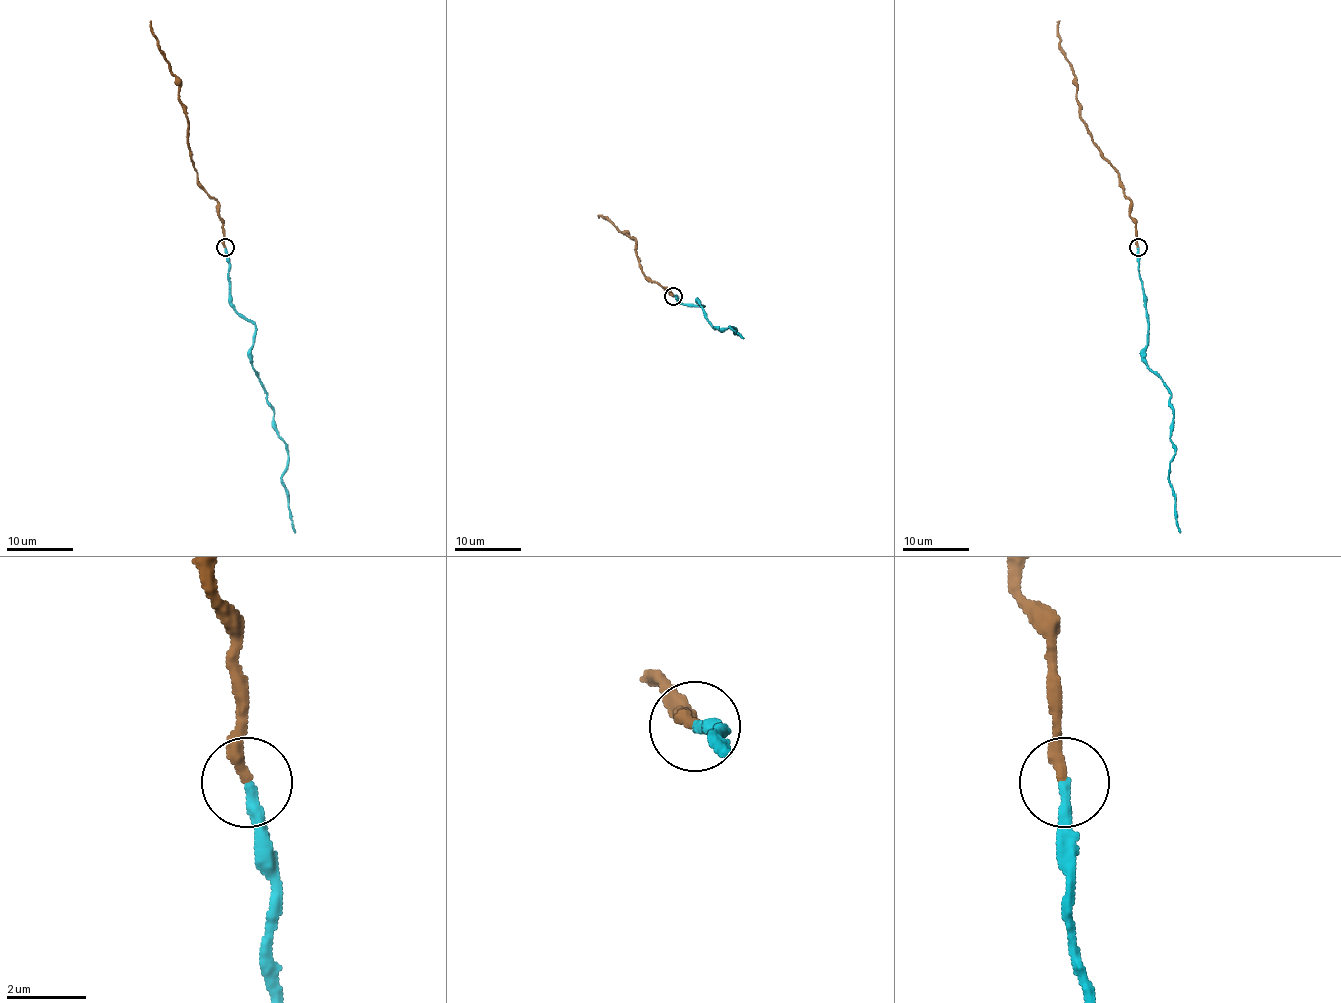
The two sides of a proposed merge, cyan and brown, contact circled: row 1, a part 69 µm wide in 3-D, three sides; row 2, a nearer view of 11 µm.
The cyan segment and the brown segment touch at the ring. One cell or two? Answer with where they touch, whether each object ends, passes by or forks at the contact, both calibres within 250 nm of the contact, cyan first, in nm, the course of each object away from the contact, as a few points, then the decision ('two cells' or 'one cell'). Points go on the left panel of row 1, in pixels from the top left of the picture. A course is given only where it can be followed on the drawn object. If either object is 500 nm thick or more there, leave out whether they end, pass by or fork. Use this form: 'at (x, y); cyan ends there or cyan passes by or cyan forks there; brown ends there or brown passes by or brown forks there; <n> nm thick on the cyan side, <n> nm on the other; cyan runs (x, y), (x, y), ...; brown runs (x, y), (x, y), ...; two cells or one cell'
at (225, 247); cyan ends there; brown ends there; 280 nm thick on the cyan side, 280 nm on the other; cyan runs (225, 247), (232, 306), (255, 326), (251, 364), (273, 410), (273, 427), (288, 454), (281, 485), (294, 533); brown runs (225, 247), (217, 202), (200, 184), (189, 149), (189, 123), (179, 98), (179, 80), (159, 47), (151, 20); one cell

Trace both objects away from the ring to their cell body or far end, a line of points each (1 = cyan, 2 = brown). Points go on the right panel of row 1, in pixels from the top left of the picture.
1: (1138, 247), (1148, 326), (1145, 364), (1163, 382), (1173, 410), (1169, 485), (1179, 533)
2: (1138, 247), (1136, 222), (1130, 215), (1130, 202), (1118, 171), (1080, 116), (1077, 80), (1060, 47), (1060, 20)

